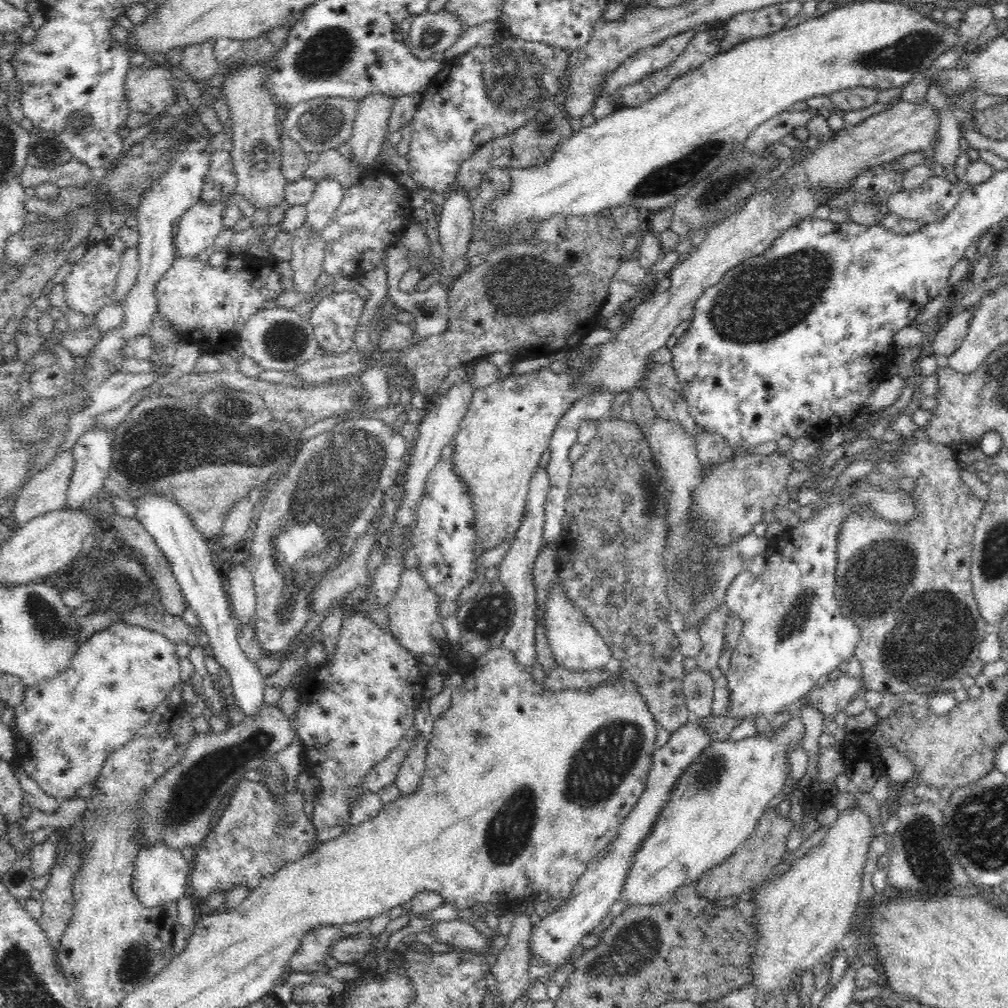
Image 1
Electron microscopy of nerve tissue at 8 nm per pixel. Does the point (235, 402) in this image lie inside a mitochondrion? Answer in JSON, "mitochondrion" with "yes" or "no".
{"mitochondrion":"yes"}

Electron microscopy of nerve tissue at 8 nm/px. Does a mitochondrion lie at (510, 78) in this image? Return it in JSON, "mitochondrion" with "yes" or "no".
{"mitochondrion":"yes"}

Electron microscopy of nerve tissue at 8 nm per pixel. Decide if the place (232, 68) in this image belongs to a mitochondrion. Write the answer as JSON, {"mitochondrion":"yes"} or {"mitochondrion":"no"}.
{"mitochondrion":"no"}

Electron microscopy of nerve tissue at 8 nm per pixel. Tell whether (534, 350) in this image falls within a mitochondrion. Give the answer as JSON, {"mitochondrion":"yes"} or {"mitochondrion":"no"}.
{"mitochondrion":"no"}

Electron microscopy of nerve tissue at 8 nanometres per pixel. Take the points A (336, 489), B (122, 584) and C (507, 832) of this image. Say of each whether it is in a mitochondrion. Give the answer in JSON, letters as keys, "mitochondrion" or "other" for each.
{"A":"mitochondrion","B":"mitochondrion","C":"mitochondrion"}

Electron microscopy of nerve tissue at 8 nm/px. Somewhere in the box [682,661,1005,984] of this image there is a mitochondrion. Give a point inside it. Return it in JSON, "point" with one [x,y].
{"point":[930,864]}

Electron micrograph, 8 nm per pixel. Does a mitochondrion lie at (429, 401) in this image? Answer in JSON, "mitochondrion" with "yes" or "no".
{"mitochondrion":"no"}

